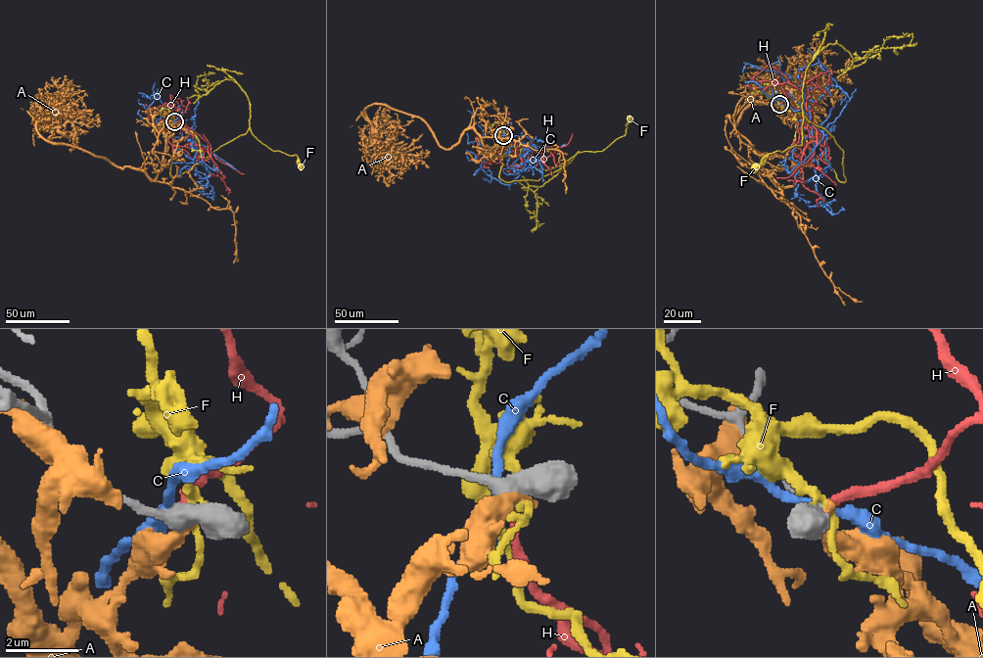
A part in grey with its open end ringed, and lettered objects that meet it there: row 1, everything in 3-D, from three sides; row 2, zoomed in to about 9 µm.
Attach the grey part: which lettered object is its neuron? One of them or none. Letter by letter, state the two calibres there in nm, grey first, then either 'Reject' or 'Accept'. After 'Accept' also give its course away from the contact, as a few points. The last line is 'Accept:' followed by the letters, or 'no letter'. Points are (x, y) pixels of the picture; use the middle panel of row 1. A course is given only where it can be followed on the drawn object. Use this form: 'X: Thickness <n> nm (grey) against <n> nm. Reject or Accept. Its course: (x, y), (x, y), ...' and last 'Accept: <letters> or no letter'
A: Thickness 550 nm (grey) against 320 nm. Reject
C: Thickness 480 nm (grey) against 240 nm. Reject
F: Thickness 600 nm (grey) against 240 nm. Reject
H: Thickness 500 nm (grey) against 280 nm. Accept. Its course: (503, 135), (515, 148), (529, 151), (527, 162), (506, 165), (493, 157), (511, 150), (522, 160)
Accept: H

